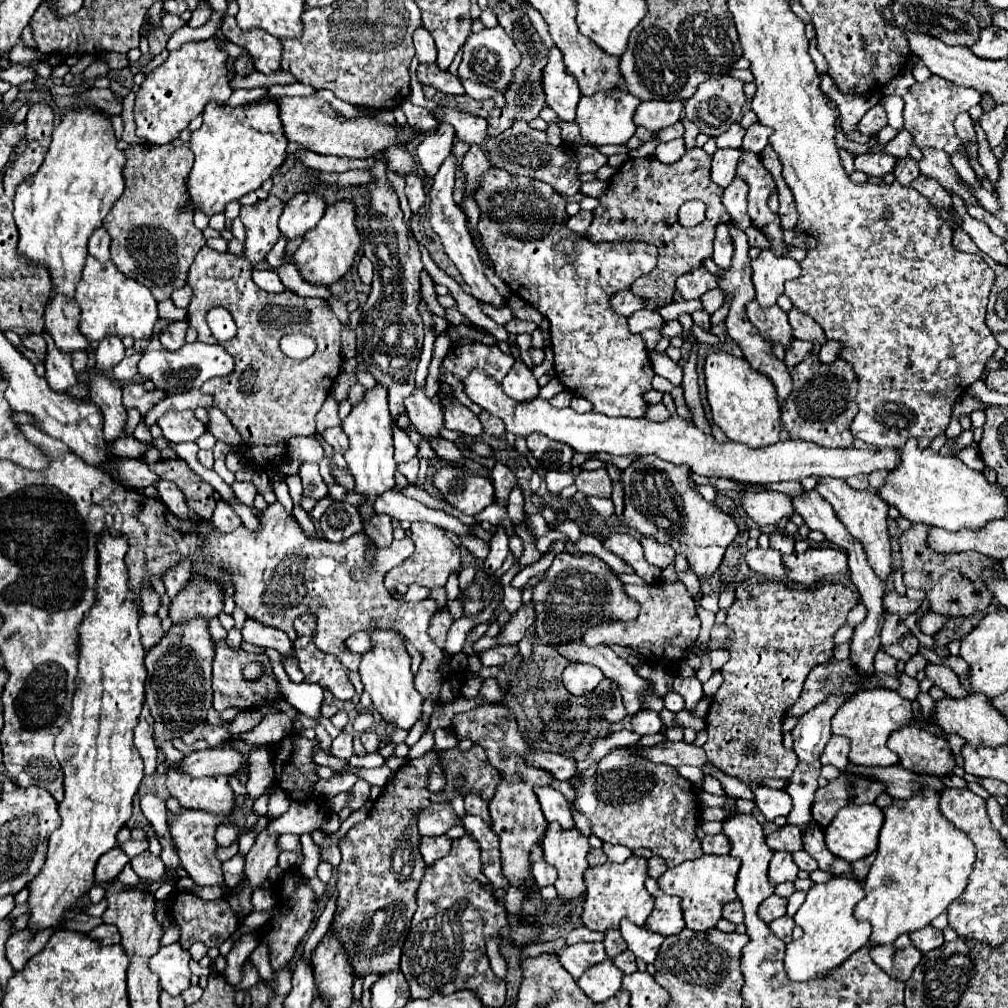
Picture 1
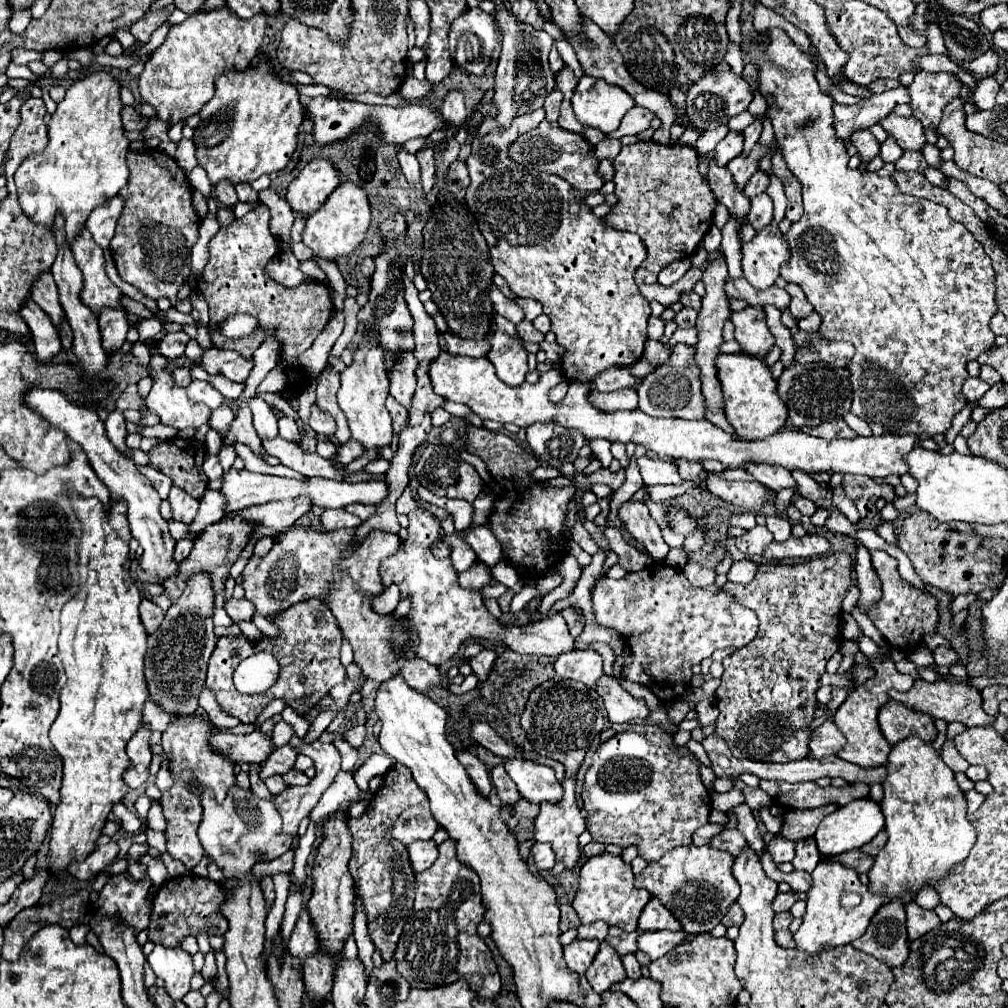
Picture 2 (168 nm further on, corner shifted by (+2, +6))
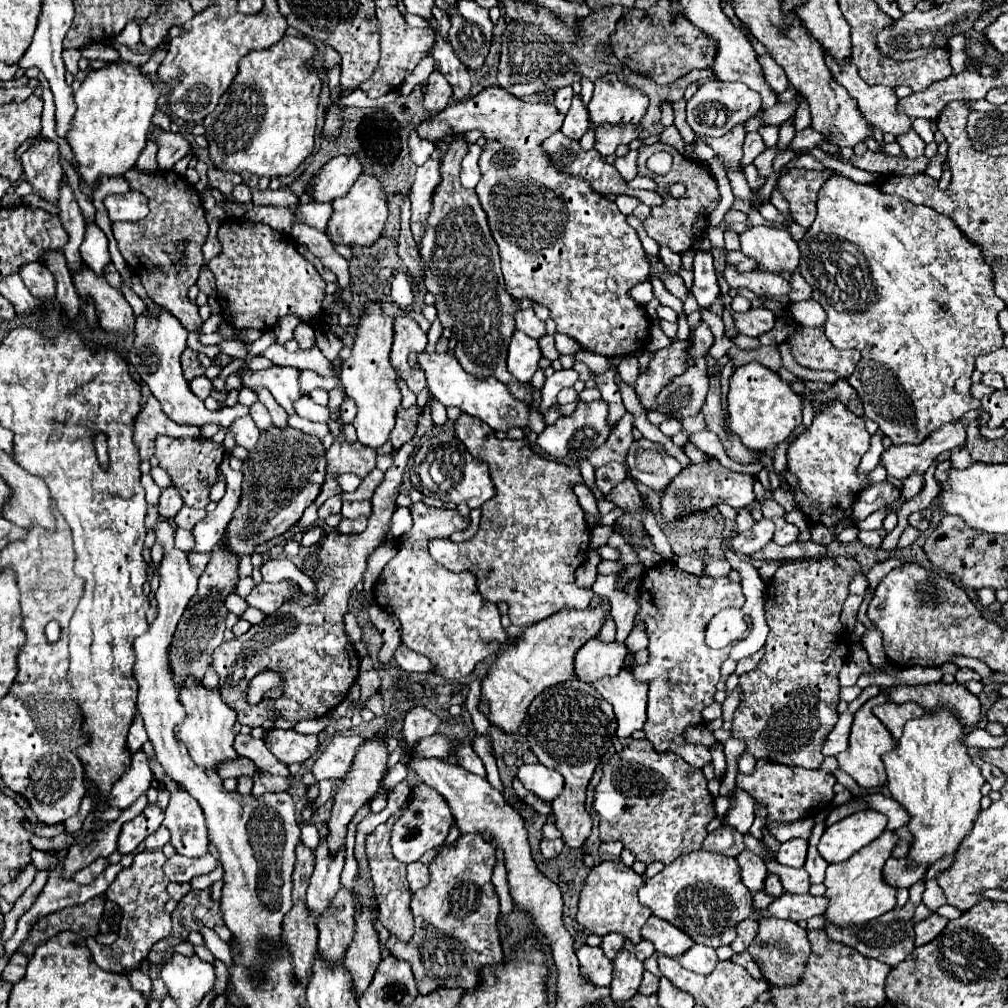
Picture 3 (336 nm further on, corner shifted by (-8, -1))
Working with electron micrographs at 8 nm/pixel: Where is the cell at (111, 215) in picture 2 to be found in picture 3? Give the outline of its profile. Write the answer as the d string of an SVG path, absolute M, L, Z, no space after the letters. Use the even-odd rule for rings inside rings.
M127 192L127 194L115 194L115 196L107 196L103 200L107 212L109 212L109 218L111 222L117 222L117 220L129 220L129 222L135 222L135 220L141 220L149 214L149 208L147 208L147 200L141 192Z

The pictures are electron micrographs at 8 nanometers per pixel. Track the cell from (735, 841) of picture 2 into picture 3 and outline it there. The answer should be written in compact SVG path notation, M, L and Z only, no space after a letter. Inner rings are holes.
M745 850L737 856L737 862L741 866L741 882L749 888L751 894L757 894L763 890L763 882L765 882L765 876L767 876L767 866L765 862L755 856L753 852Z

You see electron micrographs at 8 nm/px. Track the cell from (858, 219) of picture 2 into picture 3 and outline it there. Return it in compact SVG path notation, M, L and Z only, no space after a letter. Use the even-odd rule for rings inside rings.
M831 176L823 188L819 190L817 200L817 218L813 226L807 230L805 238L799 242L801 250L801 264L799 270L803 278L813 288L813 300L819 300L823 310L827 312L825 320L825 336L829 342L837 348L855 348L861 352L861 362L857 364L855 372L847 380L859 394L865 406L865 418L871 418L879 424L879 430L891 438L893 444L921 444L931 432L941 428L947 422L959 420L965 412L977 410L981 406L979 400L975 400L969 392L971 388L971 374L975 370L975 358L987 352L993 352L1003 346L1003 332L997 320L997 314L1005 308L1005 302L995 296L993 290L993 274L991 268L981 260L981 248L973 242L969 242L959 228L953 224L953 220L945 218L943 214L935 212L927 206L915 206L909 200L903 200L899 196L887 196L881 194L875 186L853 182L845 176Z

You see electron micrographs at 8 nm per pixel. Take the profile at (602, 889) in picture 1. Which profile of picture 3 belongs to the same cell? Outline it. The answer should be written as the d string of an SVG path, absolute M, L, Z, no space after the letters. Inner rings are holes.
M621 860L597 864L589 872L589 876L585 878L585 884L581 888L577 922L581 926L589 928L597 936L619 932L633 944L641 942L641 926L651 916L651 910L647 906L643 906L637 898L637 890L641 886L643 886L643 878L633 868L625 866Z

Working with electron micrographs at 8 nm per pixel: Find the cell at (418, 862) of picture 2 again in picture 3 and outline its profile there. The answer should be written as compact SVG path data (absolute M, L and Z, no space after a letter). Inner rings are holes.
M413 862L407 866L407 882L409 882L409 890L415 892L423 886L429 884L429 868L421 862Z

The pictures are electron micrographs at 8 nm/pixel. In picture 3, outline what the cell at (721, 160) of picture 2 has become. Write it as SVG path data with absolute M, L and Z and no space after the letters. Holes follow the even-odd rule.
M749 132L745 136L745 142L743 142L743 158L741 158L741 164L743 166L749 166L753 164L753 160L765 150L765 144L761 140L761 136L757 132Z

